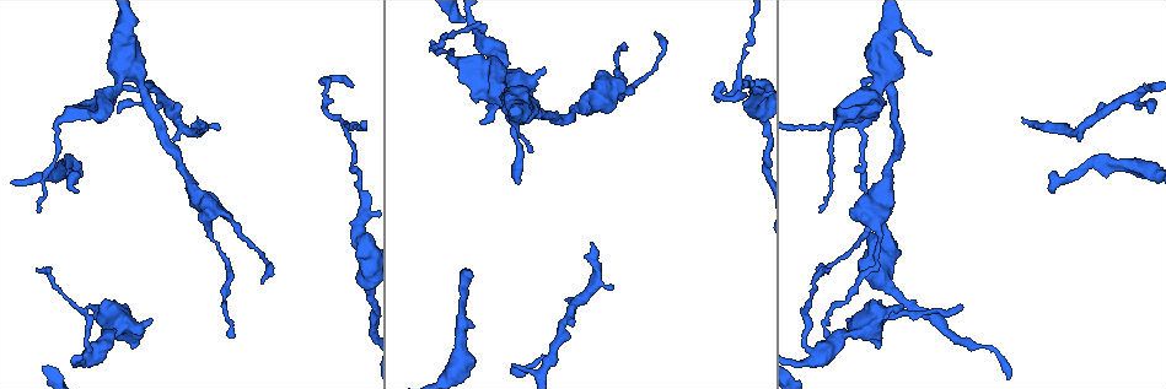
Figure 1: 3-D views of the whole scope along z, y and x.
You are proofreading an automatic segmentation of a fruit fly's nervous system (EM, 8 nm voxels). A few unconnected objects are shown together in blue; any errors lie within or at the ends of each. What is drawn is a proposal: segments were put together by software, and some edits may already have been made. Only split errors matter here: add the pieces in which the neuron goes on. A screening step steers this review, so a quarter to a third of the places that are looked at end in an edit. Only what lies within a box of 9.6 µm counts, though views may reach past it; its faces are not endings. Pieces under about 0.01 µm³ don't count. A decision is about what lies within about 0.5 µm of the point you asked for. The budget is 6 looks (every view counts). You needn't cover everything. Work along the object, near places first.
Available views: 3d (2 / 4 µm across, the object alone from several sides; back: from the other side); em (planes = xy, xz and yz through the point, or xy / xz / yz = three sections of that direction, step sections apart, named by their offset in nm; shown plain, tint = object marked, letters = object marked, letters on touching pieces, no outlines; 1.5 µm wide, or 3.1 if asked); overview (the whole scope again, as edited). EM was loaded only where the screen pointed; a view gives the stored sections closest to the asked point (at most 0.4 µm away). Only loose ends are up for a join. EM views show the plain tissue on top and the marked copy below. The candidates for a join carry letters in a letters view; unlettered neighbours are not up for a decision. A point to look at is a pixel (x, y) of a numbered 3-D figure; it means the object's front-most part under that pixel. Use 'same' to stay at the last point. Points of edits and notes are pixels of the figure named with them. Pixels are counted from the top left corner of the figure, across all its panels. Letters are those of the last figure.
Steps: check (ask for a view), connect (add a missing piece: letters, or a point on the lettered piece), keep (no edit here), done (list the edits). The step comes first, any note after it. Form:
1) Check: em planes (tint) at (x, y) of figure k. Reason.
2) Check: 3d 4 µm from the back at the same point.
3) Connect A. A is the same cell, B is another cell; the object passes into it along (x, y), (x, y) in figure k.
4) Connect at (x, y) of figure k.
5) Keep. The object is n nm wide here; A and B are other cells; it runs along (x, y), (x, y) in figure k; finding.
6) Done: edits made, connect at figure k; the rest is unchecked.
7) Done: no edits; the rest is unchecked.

Check: 3d 2 µm at (531, 152) of figure 1. Thin end.

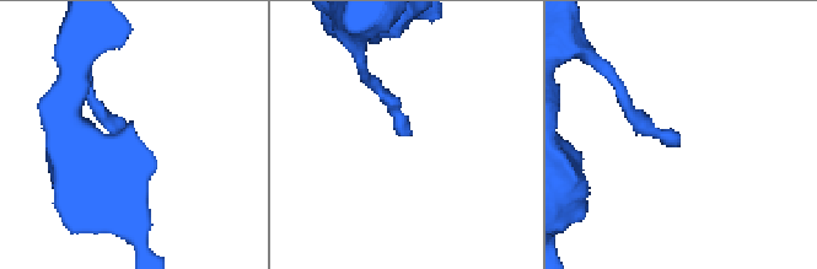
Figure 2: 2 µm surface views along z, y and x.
Check: em planes (letters) at (679, 144) of figure 2. Shape alone is not enough.

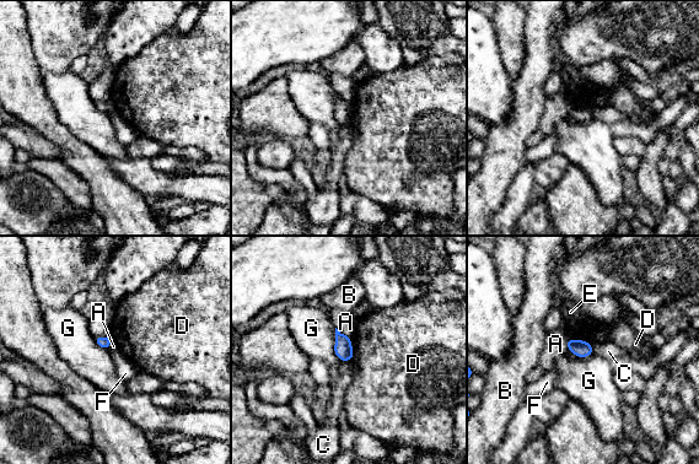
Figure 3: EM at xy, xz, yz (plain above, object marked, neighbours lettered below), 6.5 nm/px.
Keep. The longest contact is with G, 220 nm; A, B, C, D, E, F and G are other cells; a border runs along (334, 328), (334, 355), (340, 361) in figure 3; no lettered piece goes on from it.

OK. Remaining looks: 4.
Check: 3d 4 µm at (820, 213) of figure 1. Thin end.

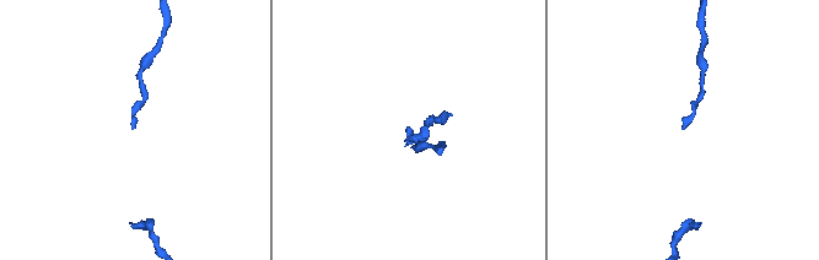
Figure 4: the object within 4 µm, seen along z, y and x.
Check: em yz step 4 (letters) at (133, 124) of figure 4. Now the EM.

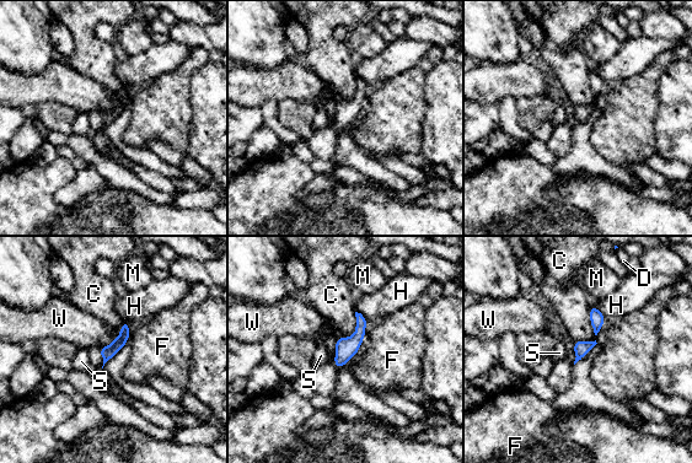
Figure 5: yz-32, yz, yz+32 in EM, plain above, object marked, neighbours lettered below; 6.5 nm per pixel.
Check: em planes (letters) at the same point.

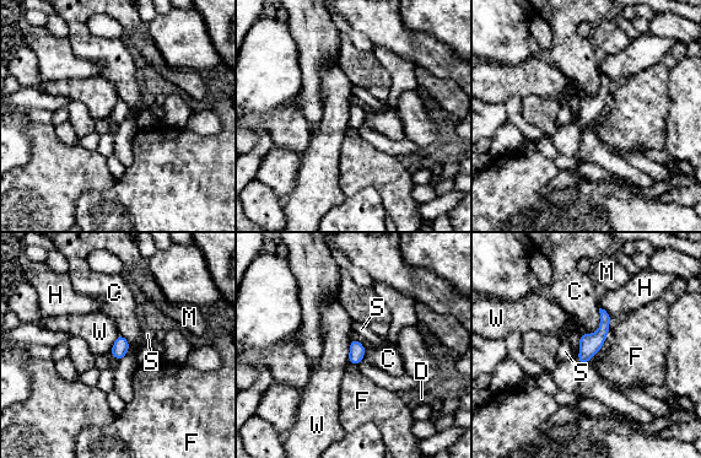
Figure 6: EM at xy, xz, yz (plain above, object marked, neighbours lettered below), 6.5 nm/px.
Keep. C, D, F, H, M, S and W are other cells; a border runs along (351, 338), (348, 362) in figure 6; none of them fits.

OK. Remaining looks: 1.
Done: no edits; the rest is unchecked.

